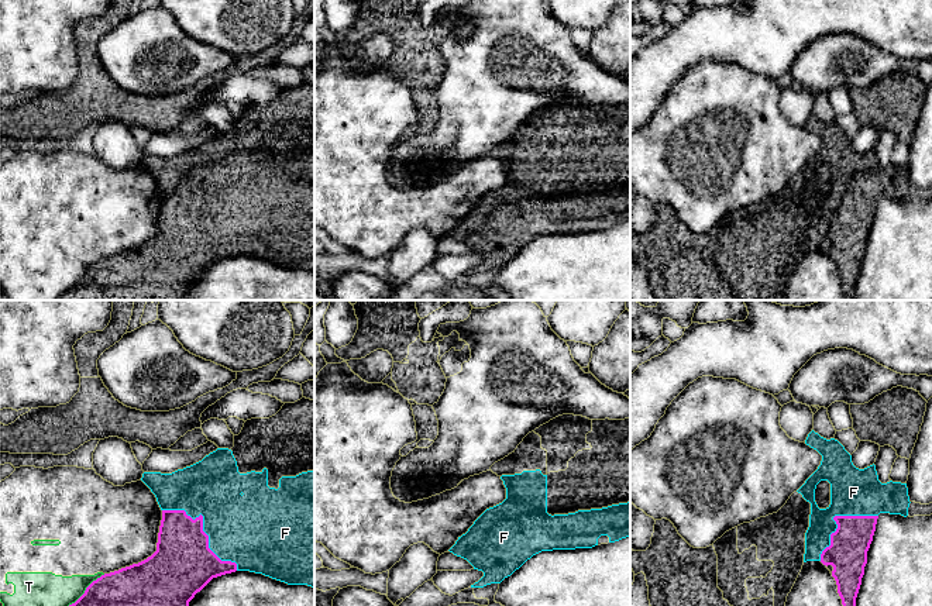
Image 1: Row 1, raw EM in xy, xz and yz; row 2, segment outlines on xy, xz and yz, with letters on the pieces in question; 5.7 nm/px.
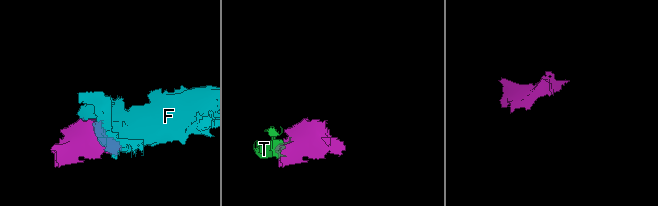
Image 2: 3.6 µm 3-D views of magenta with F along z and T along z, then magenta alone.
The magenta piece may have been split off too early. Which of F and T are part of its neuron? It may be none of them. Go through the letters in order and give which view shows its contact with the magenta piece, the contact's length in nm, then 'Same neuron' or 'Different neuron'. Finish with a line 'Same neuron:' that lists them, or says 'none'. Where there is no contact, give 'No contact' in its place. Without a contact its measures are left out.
F: Touches magenta in xy. Shared border 550 nm. Same neuron
T: Touches magenta in xy. Shared border 300 nm. Different neuron
Same neuron: F

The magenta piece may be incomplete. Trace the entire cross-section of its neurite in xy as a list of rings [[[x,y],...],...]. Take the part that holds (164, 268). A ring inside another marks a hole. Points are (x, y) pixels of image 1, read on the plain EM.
[[[217,132],[202,145],[172,158],[144,156],[141,165],[155,179],[162,194],[157,235],[138,248],[102,259],[86,272],[85,278],[75,287],[62,293],[55,300],[189,300],[189,286],[197,276],[200,276],[213,262],[235,255],[250,255],[288,269],[307,269],[314,272],[314,155],[302,156],[296,161],[282,161],[279,163],[279,172],[275,173],[268,171],[266,152],[261,156],[251,155],[240,158],[233,135],[228,132]]]

